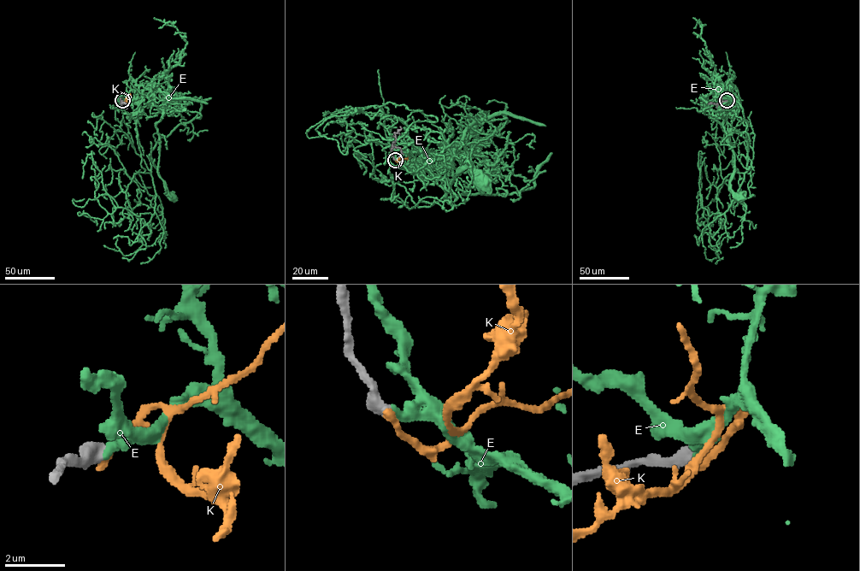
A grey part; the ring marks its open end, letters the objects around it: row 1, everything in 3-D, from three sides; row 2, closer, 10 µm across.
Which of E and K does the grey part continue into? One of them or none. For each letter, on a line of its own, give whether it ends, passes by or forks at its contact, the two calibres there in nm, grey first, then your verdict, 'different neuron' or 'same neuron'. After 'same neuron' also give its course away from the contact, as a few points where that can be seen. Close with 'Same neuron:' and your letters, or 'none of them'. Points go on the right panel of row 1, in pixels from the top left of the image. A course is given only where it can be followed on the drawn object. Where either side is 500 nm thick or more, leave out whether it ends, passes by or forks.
E: calibres 500 and 440 nm; same neuron; course (727, 100), (725, 85), (705, 102), (726, 133), (733, 154), (730, 188), (740, 197)
K: calibres 500 and 280 nm; different neuron
Same neuron: E

